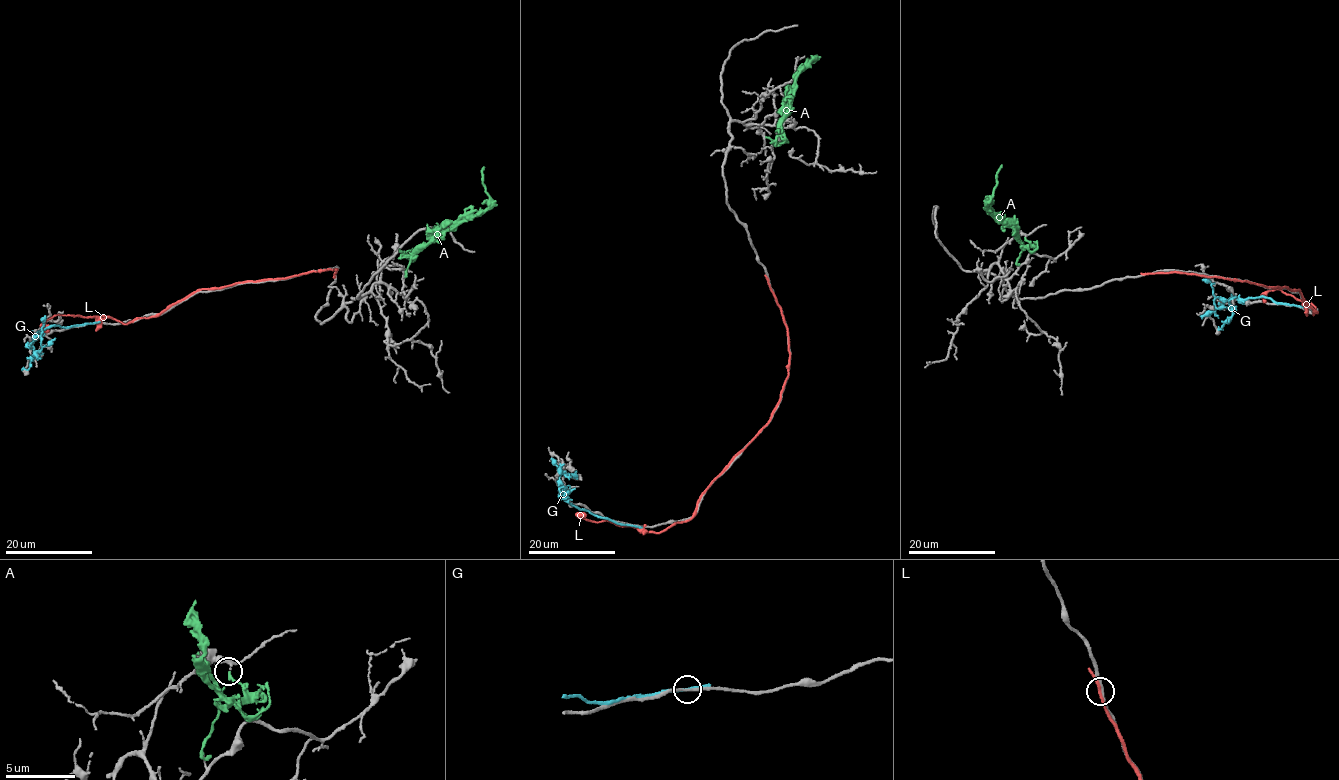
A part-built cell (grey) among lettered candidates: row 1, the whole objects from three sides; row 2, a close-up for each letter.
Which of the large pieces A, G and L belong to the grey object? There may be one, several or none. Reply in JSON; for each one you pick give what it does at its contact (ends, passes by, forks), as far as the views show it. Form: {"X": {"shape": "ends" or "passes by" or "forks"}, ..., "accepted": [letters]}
{"accepted": []}

